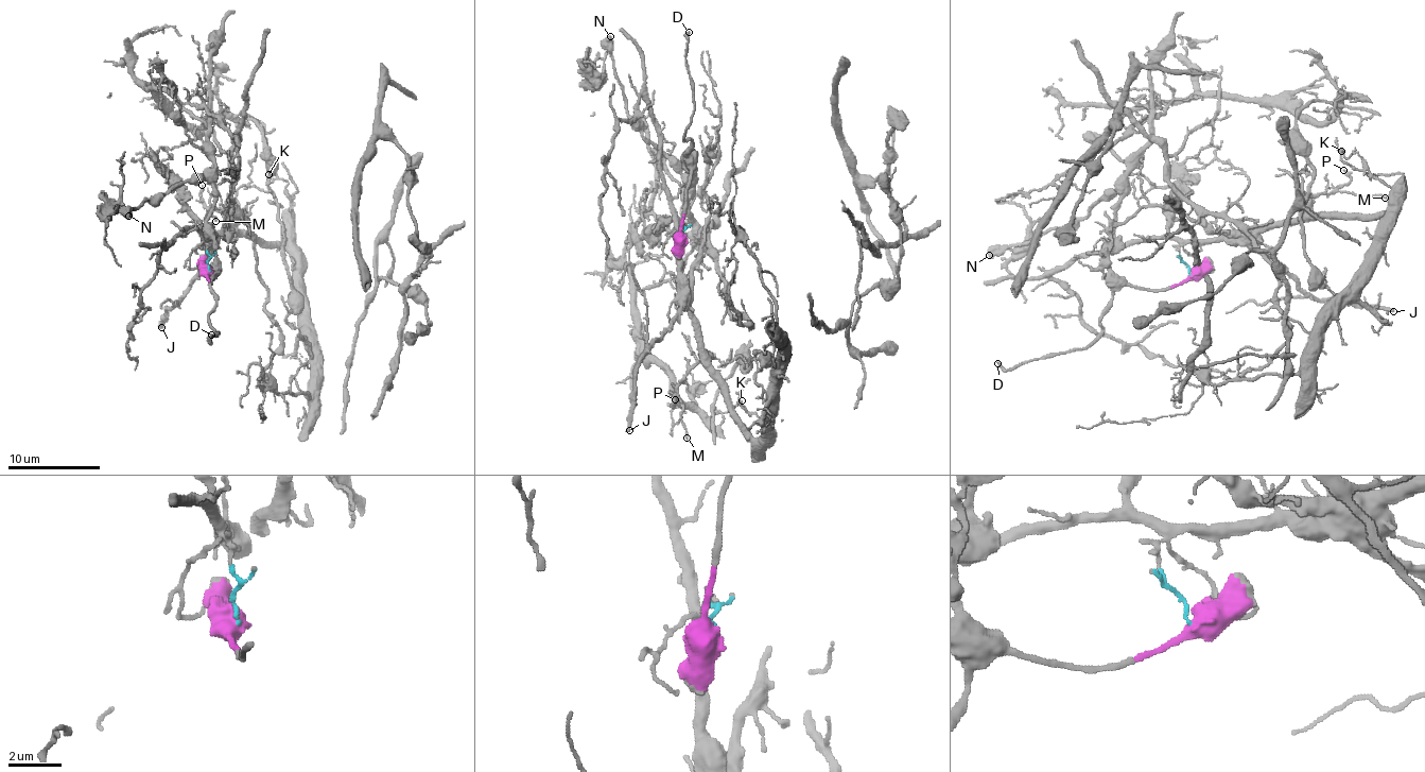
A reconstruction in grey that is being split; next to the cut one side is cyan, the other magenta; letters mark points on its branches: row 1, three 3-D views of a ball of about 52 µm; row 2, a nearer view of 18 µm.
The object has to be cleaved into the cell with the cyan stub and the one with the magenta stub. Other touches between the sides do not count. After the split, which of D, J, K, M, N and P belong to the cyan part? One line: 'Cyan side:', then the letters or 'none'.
Cyan side: J, K, M, P

